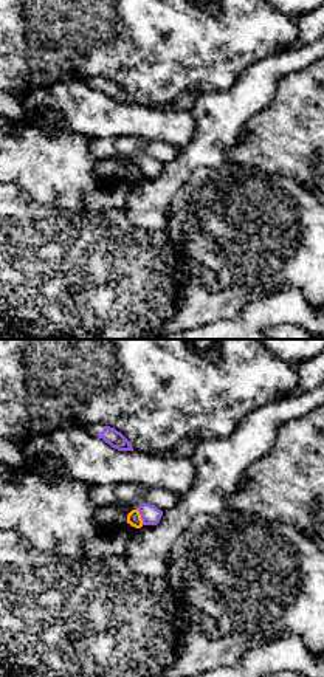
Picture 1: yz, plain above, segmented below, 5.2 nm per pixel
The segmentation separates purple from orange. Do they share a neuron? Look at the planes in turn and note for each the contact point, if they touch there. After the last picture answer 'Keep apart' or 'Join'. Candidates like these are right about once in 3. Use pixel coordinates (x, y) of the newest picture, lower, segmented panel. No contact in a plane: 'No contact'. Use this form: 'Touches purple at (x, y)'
Touches purple at (141, 516)

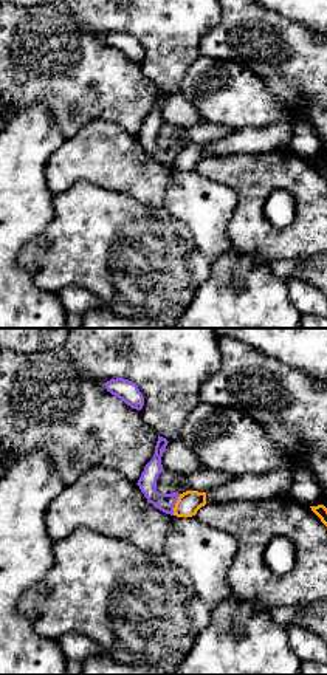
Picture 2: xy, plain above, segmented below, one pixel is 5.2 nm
Touches purple at (174, 505)

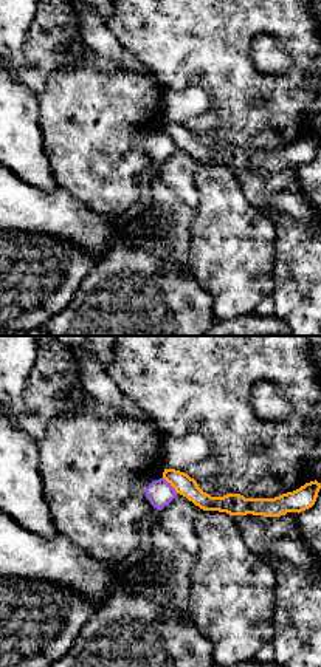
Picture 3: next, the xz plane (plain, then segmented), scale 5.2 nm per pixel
Touches purple at (169, 485)

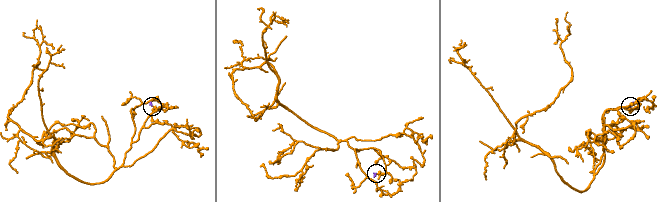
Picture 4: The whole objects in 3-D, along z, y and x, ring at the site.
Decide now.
Keep apart

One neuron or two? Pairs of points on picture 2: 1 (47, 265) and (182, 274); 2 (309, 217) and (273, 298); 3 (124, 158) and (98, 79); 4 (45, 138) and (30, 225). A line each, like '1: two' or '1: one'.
1: one
2: two
3: two
4: one

